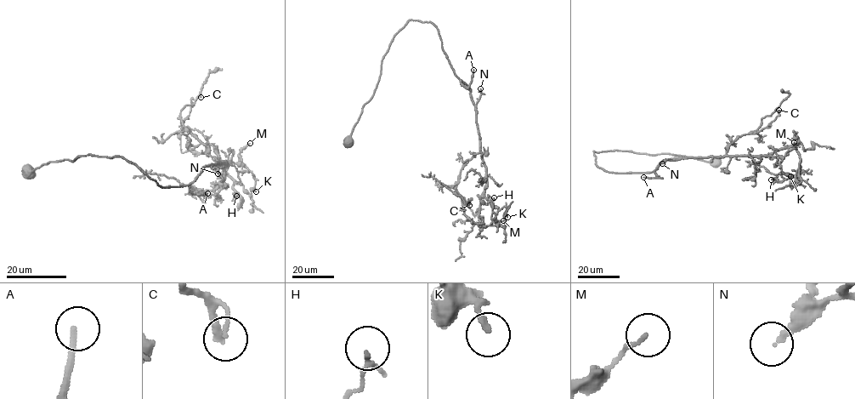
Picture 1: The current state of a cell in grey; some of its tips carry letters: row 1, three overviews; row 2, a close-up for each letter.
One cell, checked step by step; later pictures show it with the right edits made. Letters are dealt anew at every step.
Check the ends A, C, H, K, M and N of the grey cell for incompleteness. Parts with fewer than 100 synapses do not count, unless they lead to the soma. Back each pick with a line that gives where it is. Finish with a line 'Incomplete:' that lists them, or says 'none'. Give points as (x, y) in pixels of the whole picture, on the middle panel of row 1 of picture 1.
A: place (473, 70)
Incomplete: A

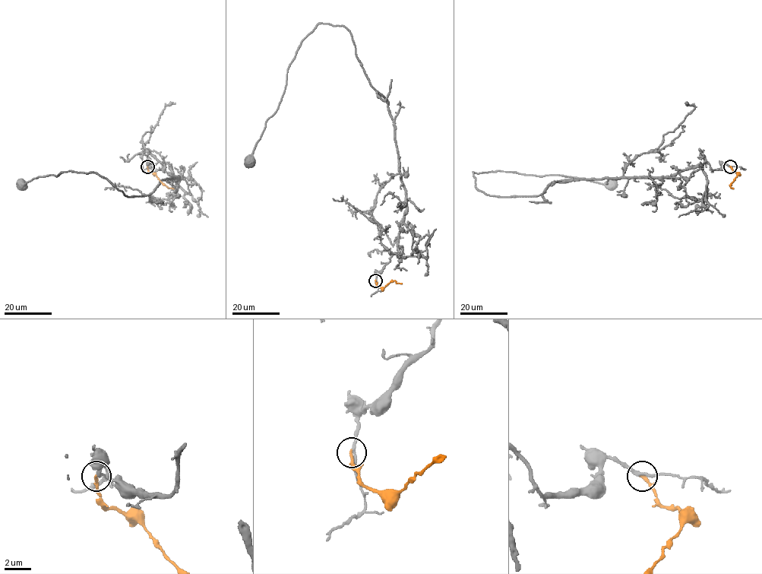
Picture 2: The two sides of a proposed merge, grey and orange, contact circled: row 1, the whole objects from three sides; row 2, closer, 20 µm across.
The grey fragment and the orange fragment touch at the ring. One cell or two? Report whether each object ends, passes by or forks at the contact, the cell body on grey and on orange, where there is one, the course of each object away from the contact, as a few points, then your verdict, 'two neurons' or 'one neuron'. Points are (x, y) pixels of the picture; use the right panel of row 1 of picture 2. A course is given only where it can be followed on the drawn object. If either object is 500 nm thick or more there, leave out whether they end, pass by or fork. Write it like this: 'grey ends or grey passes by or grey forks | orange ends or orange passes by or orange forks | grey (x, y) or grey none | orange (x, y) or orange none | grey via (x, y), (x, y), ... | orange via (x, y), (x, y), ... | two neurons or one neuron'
grey passes by | orange ends | grey (611, 184) | orange none | grey via (730, 166), (553, 182), (534, 196), (490, 196), (472, 172), (612, 182) | orange via (730, 166), (737, 173), (730, 185), (733, 188) | one neuron

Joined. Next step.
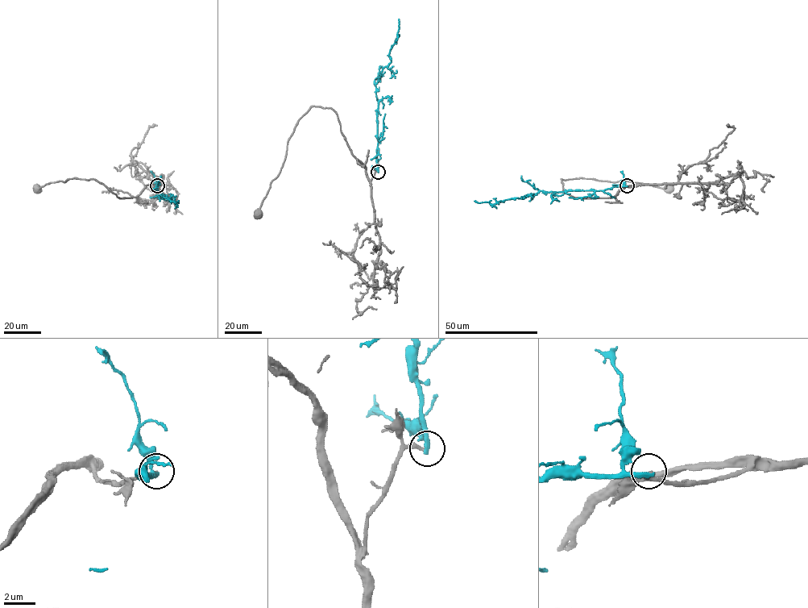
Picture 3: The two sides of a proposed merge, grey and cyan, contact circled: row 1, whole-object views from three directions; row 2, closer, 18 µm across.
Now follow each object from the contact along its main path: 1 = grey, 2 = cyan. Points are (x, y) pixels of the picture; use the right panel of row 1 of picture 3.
1: (626, 185), (638, 185), (623, 186), (614, 197), (581, 197), (565, 193), (561, 179), (627, 181), (669, 187)
2: (626, 185), (601, 190), (540, 191), (495, 204), (474, 201)

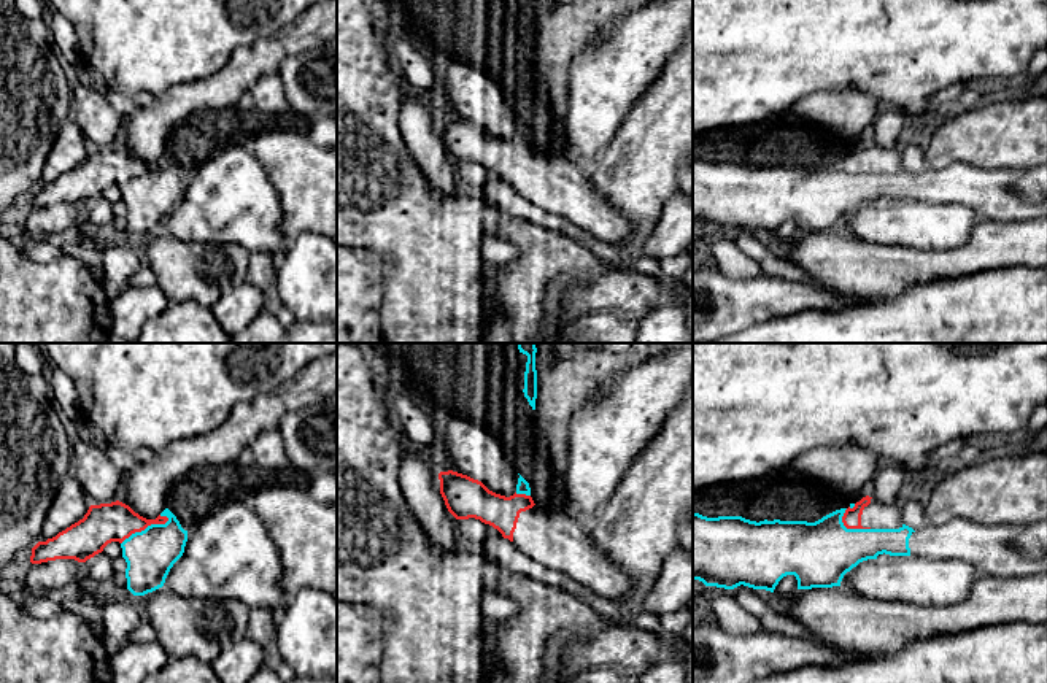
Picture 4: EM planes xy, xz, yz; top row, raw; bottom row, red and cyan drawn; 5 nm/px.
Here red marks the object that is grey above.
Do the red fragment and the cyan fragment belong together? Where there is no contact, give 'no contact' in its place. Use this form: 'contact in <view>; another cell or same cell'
contact in xy; another cell

